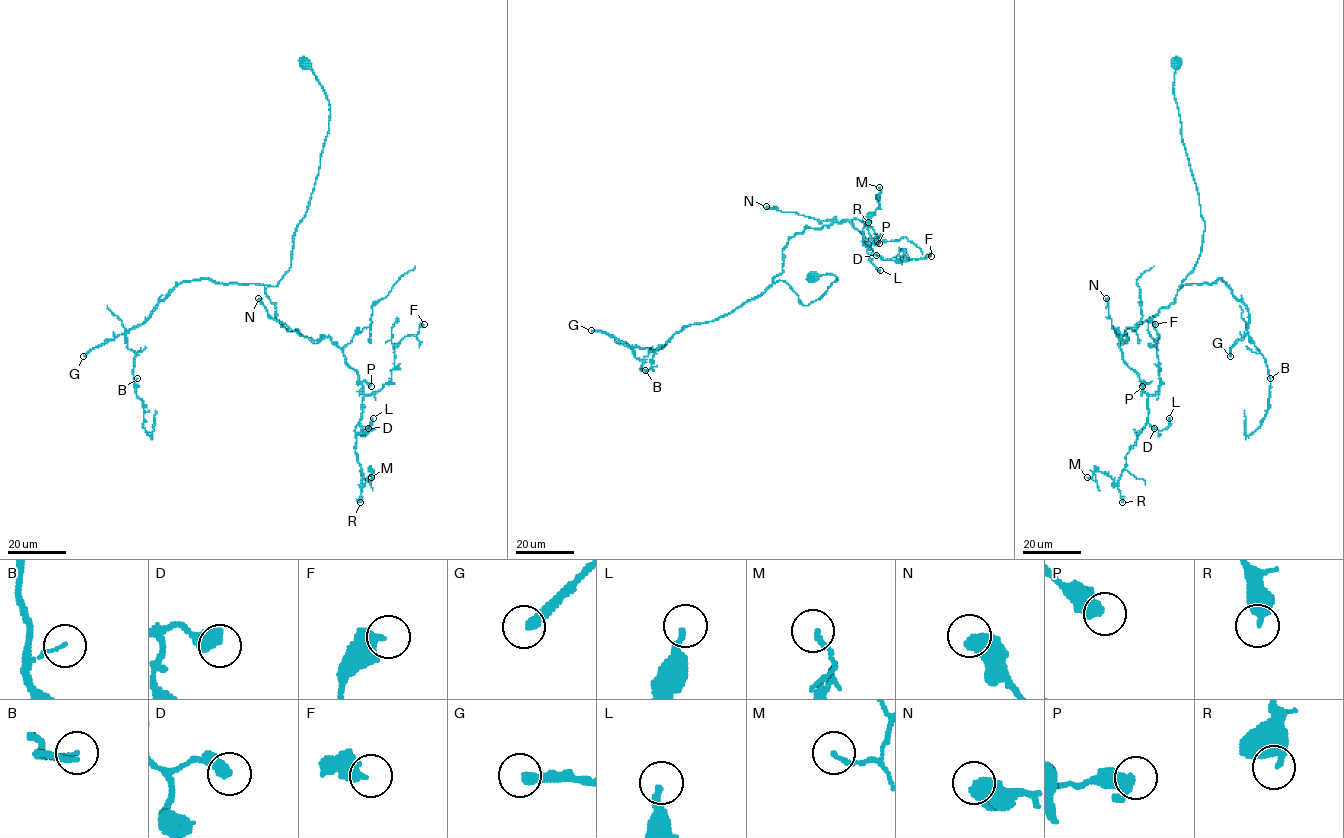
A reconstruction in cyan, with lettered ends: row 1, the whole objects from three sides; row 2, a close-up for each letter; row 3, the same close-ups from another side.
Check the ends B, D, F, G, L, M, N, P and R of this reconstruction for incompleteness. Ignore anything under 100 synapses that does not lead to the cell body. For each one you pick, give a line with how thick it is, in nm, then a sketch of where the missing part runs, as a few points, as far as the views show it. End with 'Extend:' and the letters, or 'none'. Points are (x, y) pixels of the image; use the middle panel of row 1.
G: 280 nm | (591, 330), (565, 331), (562, 357), (570, 359), (587, 320), (602, 301), (597, 276), (608, 270), (620, 253)
Extend: G

